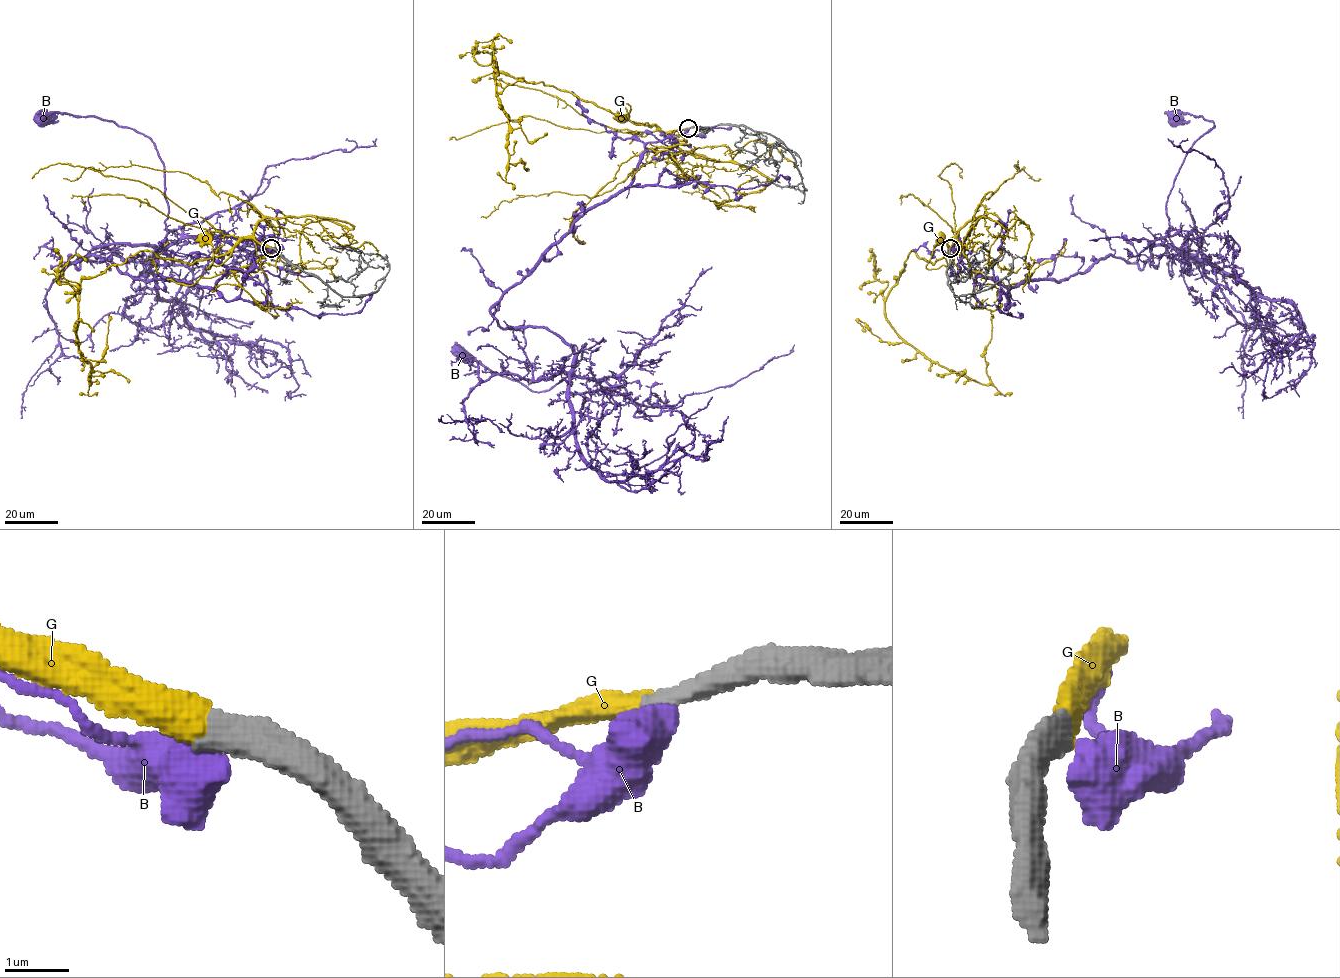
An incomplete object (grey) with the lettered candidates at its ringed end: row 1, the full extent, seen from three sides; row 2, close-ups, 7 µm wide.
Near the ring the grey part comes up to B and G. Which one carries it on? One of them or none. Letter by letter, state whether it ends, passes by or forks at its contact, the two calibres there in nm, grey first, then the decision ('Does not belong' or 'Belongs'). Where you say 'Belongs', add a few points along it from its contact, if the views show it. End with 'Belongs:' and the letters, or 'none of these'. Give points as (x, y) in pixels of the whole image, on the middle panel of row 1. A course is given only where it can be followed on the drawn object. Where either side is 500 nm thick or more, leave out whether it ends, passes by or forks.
B: Thickness 420 nm (grey) against 650 nm. Does not belong
G: It ends there. Thickness 440 nm (grey) against 480 nm. Belongs. Its course: (688, 128), (662, 131), (654, 124), (634, 124), (627, 115), (624, 105), (627, 103), (630, 111), (622, 119)
Belongs: G

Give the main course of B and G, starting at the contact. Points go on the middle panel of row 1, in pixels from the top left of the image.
B: (688, 129), (649, 142), (634, 179), (490, 310), (577, 354), (585, 343), (565, 377), (532, 392), (460, 355)
G: (688, 128), (662, 131), (654, 124), (634, 124), (627, 115), (624, 105), (627, 103), (630, 111), (622, 119)

